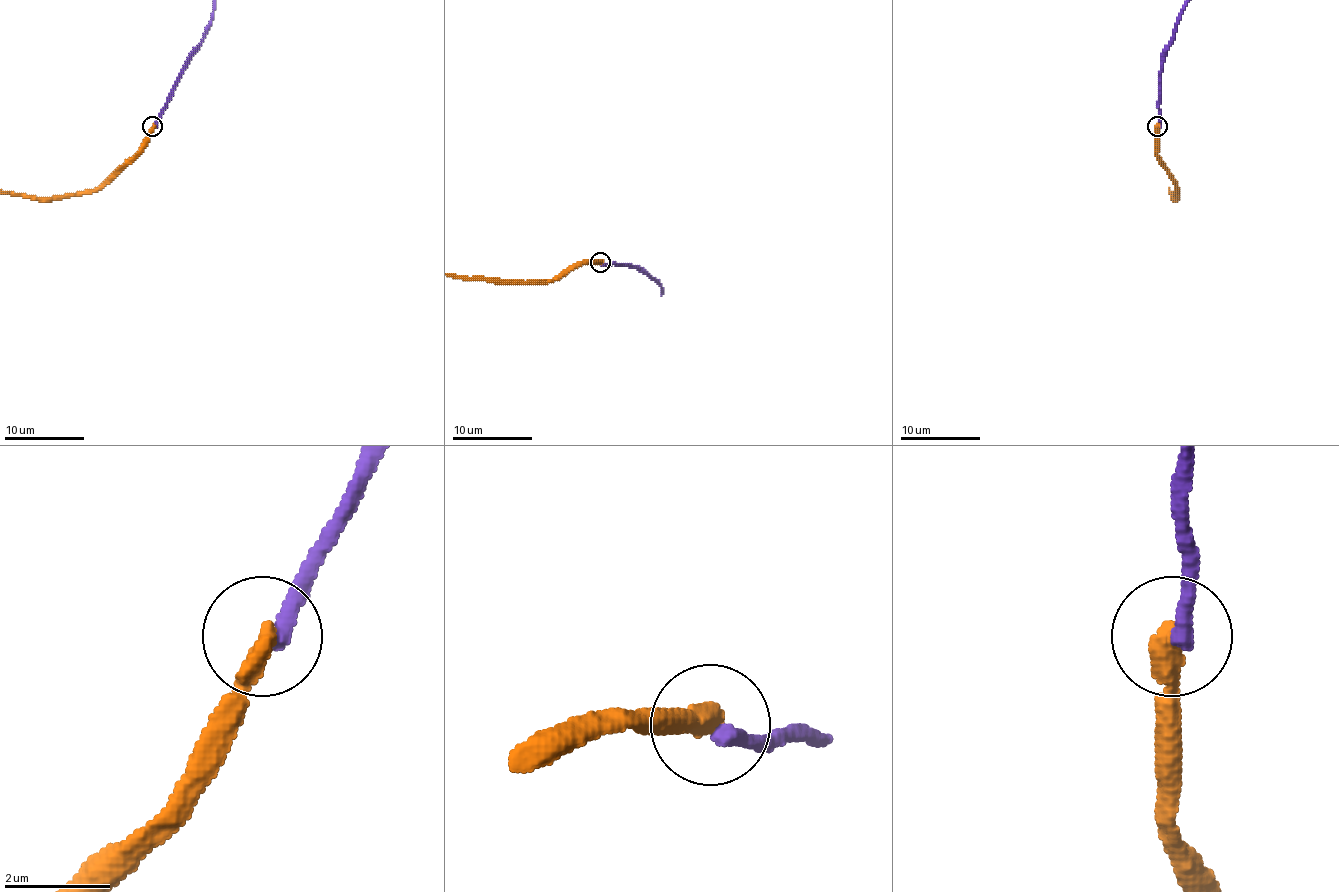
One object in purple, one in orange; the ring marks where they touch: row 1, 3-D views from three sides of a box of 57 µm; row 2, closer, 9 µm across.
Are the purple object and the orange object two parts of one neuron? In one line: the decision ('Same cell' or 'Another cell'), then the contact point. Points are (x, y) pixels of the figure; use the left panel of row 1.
Another cell. Place: (152, 126)

